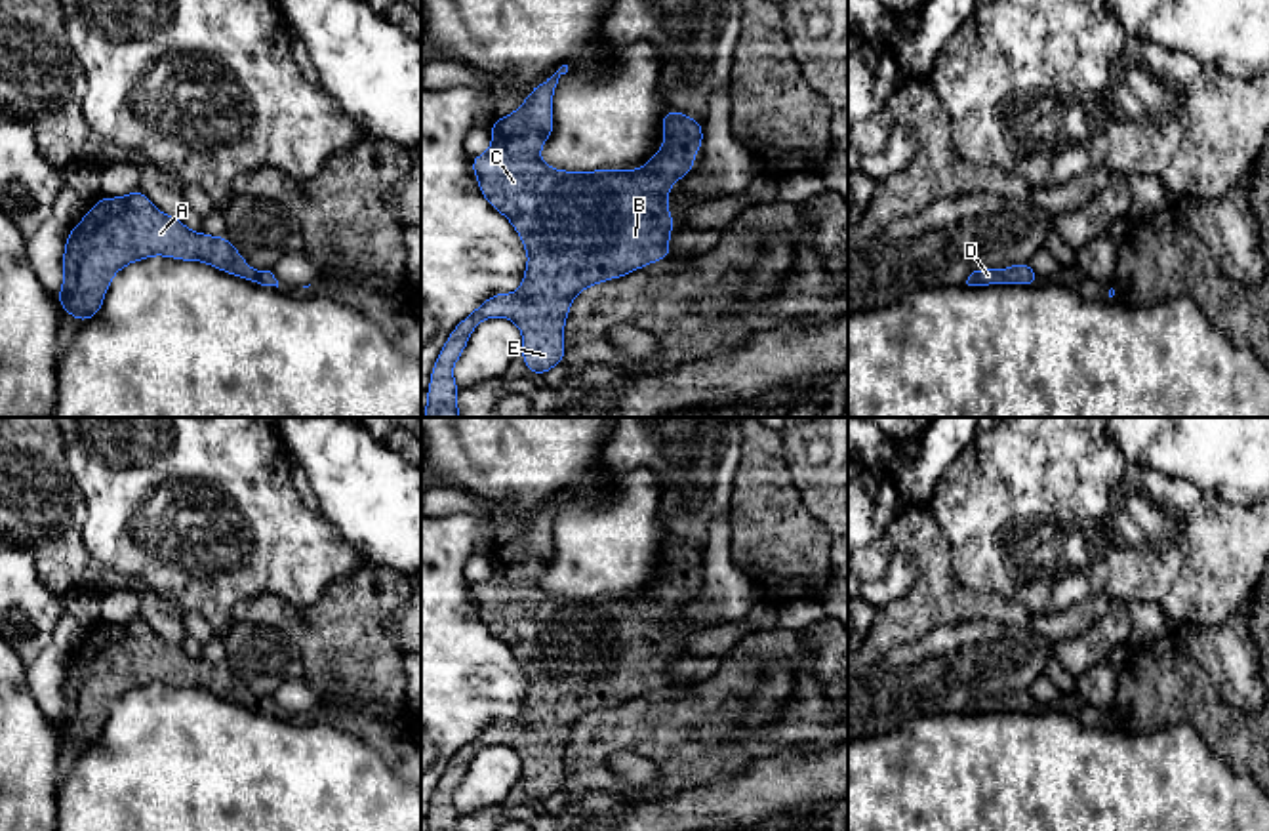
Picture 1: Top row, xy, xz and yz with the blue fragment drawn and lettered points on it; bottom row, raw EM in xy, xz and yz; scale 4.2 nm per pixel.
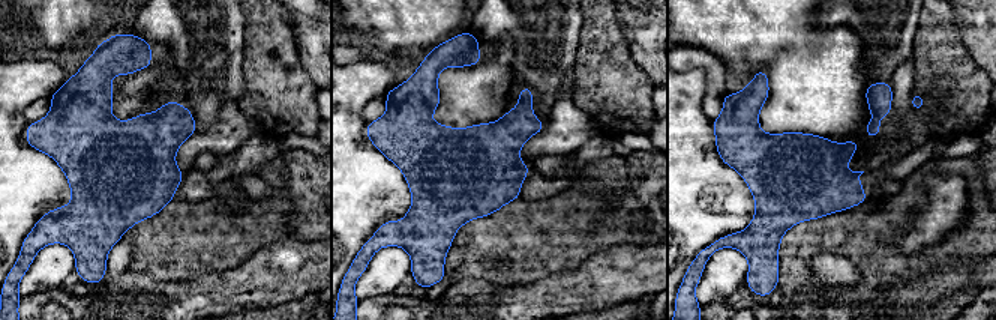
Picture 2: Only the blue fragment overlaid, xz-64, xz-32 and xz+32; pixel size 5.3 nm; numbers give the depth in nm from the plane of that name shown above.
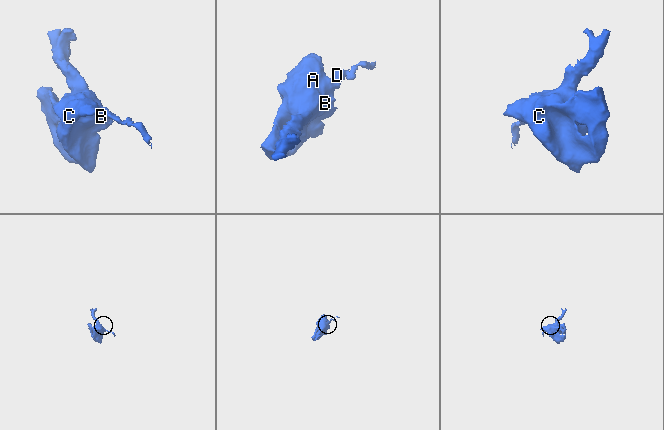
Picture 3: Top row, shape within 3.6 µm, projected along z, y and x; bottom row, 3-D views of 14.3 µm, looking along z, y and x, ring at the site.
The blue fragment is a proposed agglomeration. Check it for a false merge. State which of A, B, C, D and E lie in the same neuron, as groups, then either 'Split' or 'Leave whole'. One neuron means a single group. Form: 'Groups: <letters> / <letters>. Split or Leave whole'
Groups: A B C D E. Leave whole

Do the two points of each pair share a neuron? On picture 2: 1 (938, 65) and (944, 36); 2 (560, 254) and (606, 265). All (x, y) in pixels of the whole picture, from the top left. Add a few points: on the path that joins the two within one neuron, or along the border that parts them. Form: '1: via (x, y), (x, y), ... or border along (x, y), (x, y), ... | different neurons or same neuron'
1: via (938, 57), (938, 44) | same neuron
2: border along (606, 248), (599, 248), (573, 269), (551, 274) | different neurons

